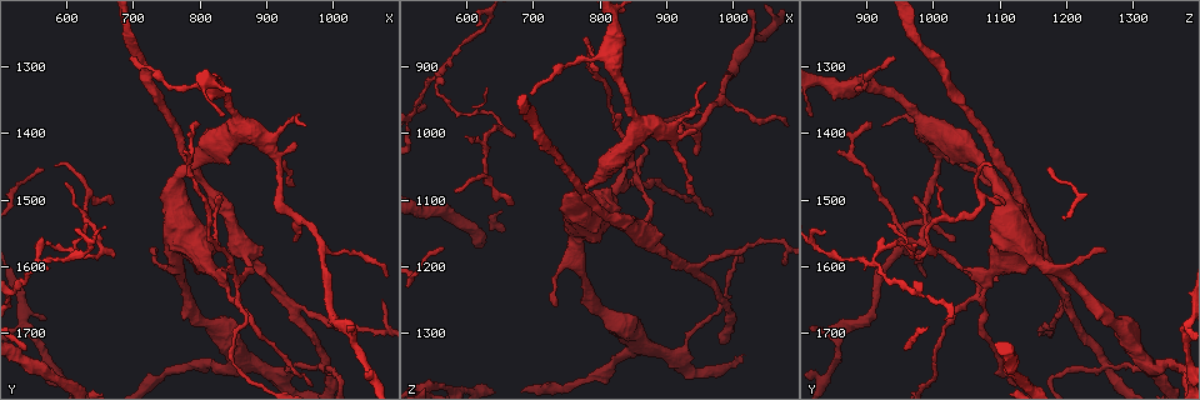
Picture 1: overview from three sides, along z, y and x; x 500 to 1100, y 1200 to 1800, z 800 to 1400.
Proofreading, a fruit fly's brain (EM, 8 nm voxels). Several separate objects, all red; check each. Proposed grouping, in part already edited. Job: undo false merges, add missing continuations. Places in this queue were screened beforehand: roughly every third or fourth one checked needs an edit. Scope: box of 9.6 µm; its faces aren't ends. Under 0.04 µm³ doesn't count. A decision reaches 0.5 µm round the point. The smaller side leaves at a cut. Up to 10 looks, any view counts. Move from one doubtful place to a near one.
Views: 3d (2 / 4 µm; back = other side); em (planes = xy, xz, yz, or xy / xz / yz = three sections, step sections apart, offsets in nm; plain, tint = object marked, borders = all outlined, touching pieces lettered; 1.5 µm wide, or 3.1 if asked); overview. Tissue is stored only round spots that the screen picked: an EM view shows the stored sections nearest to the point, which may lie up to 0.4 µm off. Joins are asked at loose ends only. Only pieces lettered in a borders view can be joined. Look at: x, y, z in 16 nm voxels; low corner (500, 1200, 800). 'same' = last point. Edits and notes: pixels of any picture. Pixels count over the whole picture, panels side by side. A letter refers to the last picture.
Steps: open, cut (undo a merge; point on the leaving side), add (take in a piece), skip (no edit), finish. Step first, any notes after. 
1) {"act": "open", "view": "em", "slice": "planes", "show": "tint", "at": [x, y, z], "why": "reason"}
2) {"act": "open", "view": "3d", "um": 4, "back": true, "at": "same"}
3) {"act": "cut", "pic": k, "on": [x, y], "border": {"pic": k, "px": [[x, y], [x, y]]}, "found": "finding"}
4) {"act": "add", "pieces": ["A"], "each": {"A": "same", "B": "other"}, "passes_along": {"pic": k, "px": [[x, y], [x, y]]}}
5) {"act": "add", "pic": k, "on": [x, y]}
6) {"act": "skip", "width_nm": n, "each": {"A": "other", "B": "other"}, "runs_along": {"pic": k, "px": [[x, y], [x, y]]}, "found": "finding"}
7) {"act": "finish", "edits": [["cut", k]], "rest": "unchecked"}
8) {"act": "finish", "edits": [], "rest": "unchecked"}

{"act": "open", "view": "3d", "um": 4, "at": [830, 1490, 975], "why": "free end"}

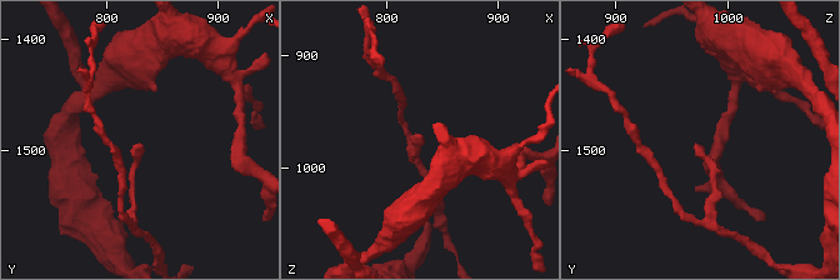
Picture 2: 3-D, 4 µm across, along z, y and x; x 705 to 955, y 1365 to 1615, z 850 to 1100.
{"act": "open", "view": "em", "slice": "planes", "show": "borders", "at": [832, 1494, 970]}

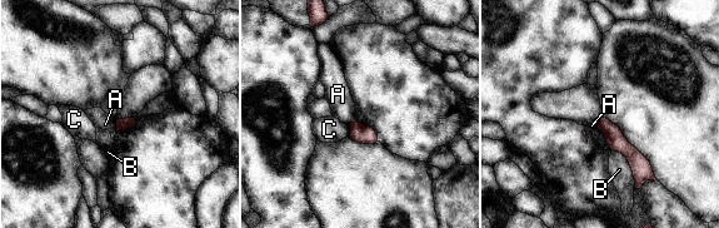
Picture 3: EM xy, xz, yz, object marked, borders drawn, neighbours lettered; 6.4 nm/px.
{"act": "skip", "each": {"A": "other", "B": "other", "C": "other"}, "runs_along": {"pic": 3, "px": [[603, 122], [634, 157], [645, 176]]}, "found": "none of them fits"}

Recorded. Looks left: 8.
{"act": "open", "view": "em", "slice": "planes", "show": "borders", "at": [595, 1475, 1005], "why": "free end"}

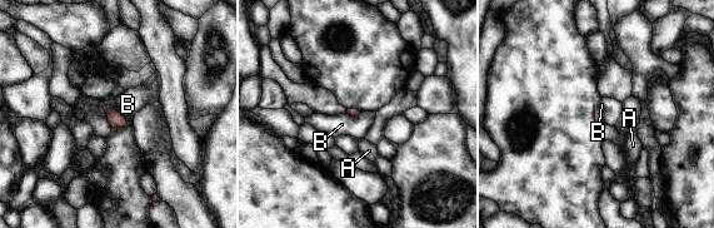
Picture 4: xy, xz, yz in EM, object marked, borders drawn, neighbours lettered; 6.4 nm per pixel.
{"act": "skip", "each": {"A": "other", "B": "other"}, "border": {"pic": 4, "px": [[105, 110], [116, 109], [125, 117]]}, "found": "no lettered piece goes on from it"}

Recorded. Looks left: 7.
{"act": "open", "view": "3d", "um": 4, "back": true, "at": [675, 1505, 1100], "why": "branch stops here"}

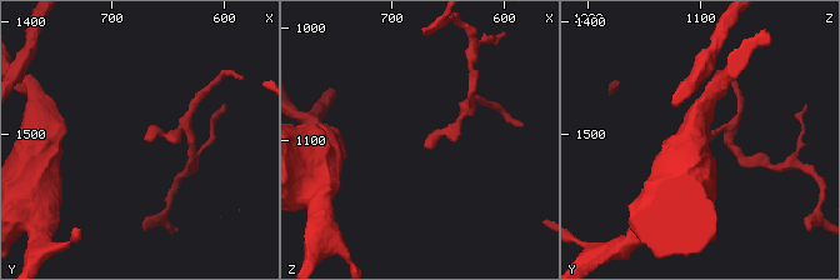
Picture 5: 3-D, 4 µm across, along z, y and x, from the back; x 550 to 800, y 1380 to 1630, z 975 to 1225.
{"act": "open", "view": "em", "slice": "xy", "step": 8, "show": "tint", "at": [672, 1504, 1104]}

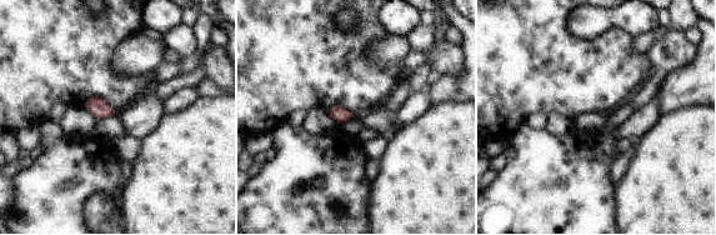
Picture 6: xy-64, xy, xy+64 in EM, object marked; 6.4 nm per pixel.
{"act": "open", "view": "em", "slice": "planes", "show": "borders", "at": "same"}

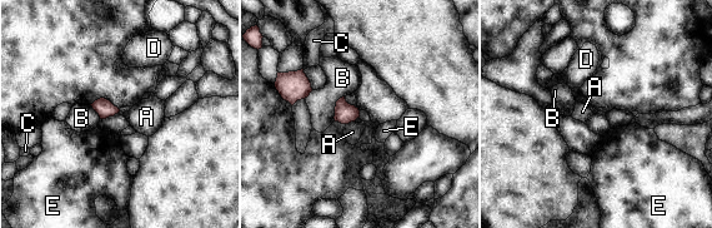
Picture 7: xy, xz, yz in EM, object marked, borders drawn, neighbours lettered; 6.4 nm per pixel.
{"act": "skip", "each": {"A": "other", "B": "other", "C": "other", "D": "other", "E": "other"}, "border": {"pic": 7, "px": [[354, 120], [346, 124]]}, "found": "no lettered piece goes on from it"}

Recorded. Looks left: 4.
{"act": "open", "view": "em", "slice": "xz", "step": 8, "show": "borders", "at": [990, 1750, 1255], "why": "three arms meet"}

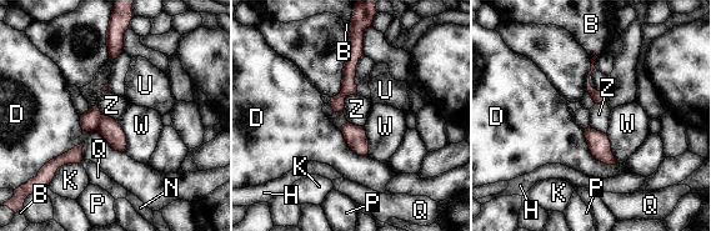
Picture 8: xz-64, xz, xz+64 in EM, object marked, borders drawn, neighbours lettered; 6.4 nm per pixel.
{"act": "open", "view": "em", "slice": "planes", "show": "borders", "at": "same", "why": "another direction"}

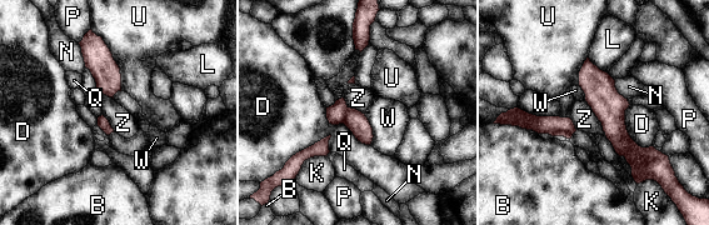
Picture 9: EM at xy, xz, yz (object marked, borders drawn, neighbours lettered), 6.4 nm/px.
{"act": "cut", "pic": 9, "on": [357, 121], "width_nm": 80, "each": {"B": "other", "D": "other", "K": "other", "L": "other", "N": "other", "P": "other", "Q": "other", "U": "other", "W": "other", "Z": "other"}, "border": {"pic": 9, "px": [[348, 108], [341, 123]]}, "found": "two neurons meet here"}

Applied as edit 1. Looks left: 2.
{"act": "finish", "edits": [["cut", 9]], "rest": "unchecked"}

